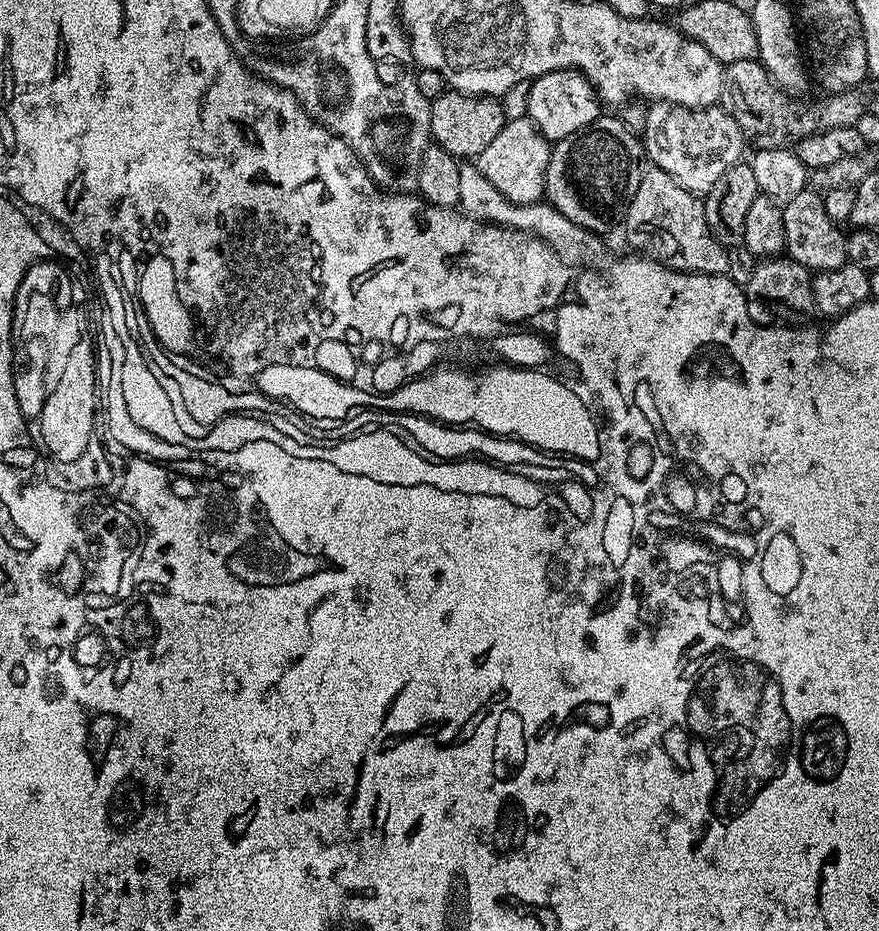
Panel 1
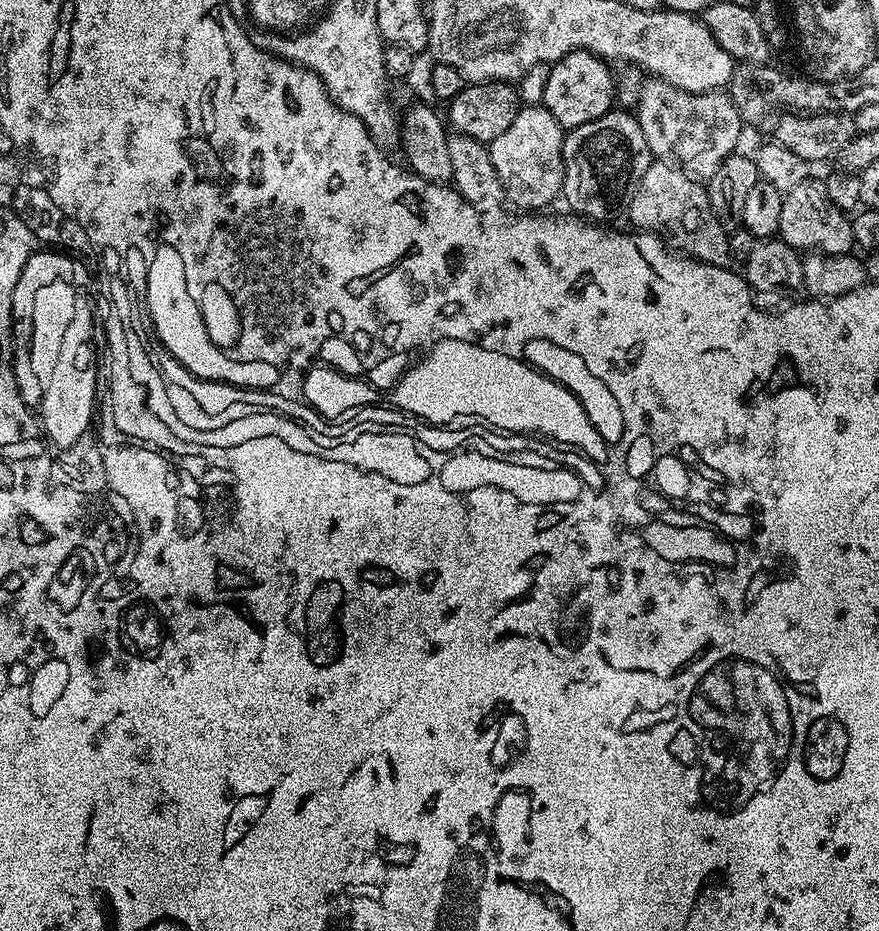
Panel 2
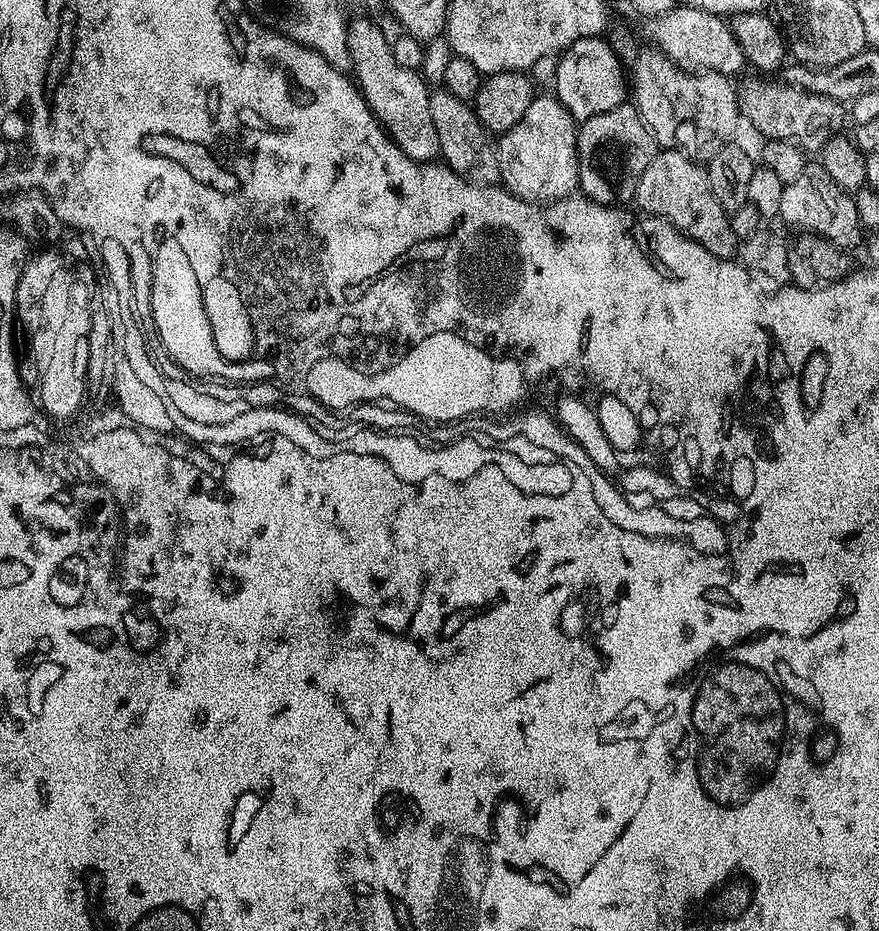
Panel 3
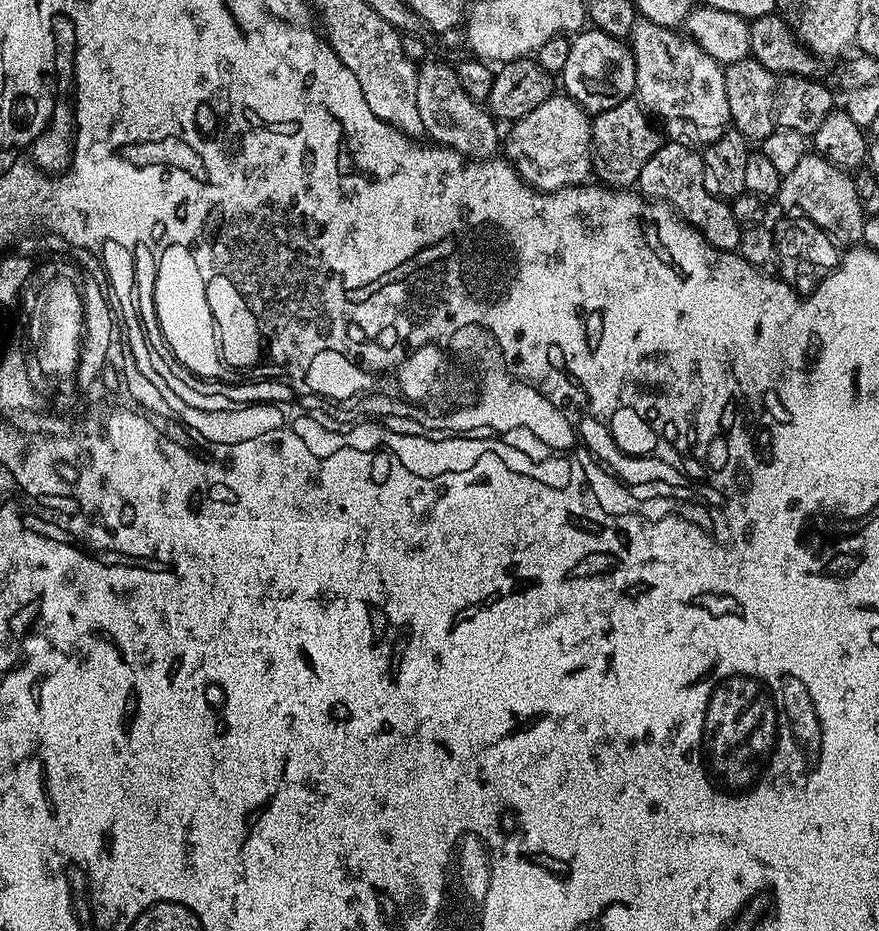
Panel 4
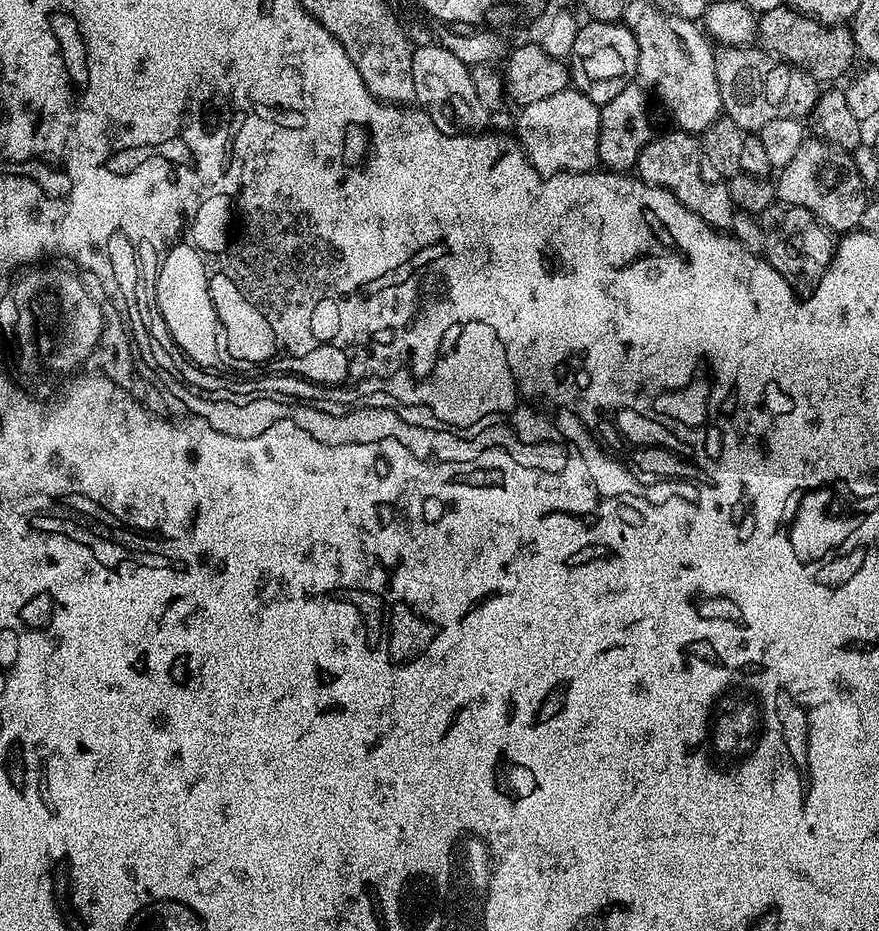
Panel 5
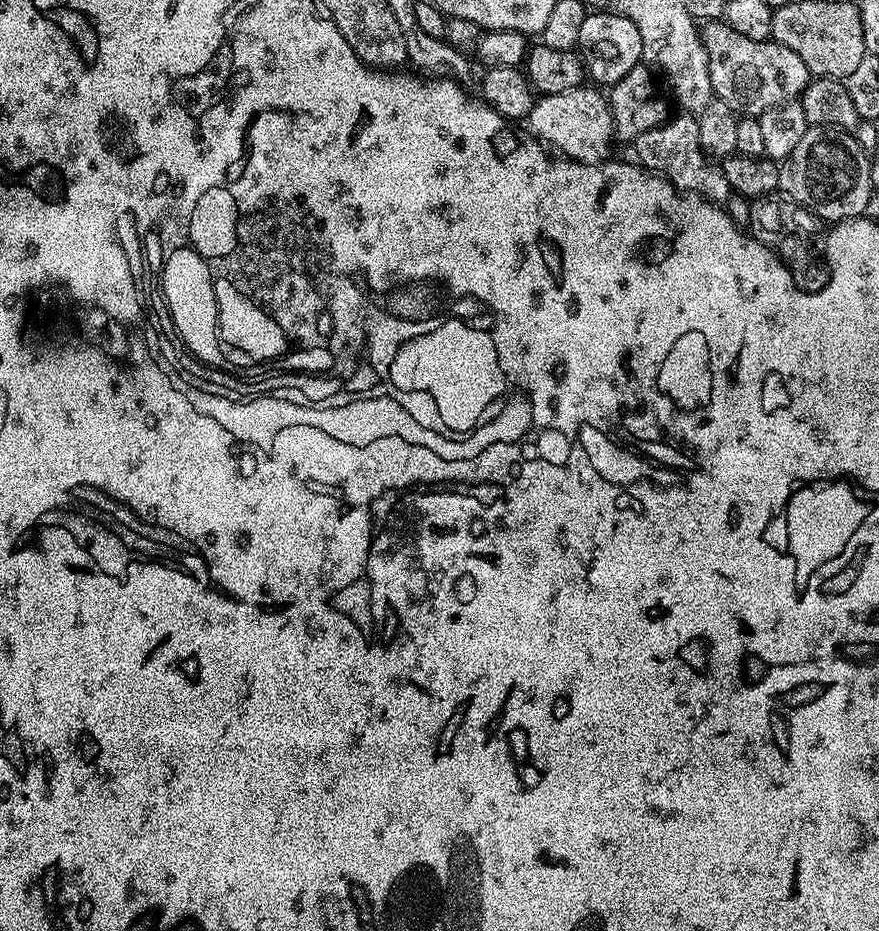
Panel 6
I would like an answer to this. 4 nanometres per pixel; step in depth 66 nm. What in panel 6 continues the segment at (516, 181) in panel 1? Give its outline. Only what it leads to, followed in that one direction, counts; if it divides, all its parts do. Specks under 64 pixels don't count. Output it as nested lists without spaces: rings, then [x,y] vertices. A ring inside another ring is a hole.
[[[592,86],[566,90],[562,94],[540,96],[526,119],[527,131],[545,145],[557,148],[561,157],[580,164],[599,164],[609,159],[608,147],[614,144],[612,110],[605,93]]]

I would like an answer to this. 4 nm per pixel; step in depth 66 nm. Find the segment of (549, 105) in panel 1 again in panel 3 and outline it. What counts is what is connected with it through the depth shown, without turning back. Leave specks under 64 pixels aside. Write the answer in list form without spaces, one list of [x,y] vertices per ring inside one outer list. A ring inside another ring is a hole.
[[[587,36],[559,53],[556,64],[554,95],[572,119],[583,122],[594,114],[606,114],[626,100],[626,68],[607,39]],[[560,60],[560,61],[559,61]]]

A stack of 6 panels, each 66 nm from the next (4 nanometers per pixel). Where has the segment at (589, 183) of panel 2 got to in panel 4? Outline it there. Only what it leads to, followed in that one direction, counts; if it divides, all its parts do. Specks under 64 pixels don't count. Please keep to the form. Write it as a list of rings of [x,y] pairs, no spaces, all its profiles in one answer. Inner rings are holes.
[[[635,99],[618,102],[605,112],[597,112],[592,121],[592,172],[601,185],[631,189],[642,174],[642,166],[658,151],[662,136],[651,128],[649,117]]]

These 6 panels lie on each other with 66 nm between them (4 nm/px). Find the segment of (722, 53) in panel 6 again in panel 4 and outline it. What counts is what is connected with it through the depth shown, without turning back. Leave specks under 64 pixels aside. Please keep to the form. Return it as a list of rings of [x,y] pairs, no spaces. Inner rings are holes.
[[[751,58],[727,65],[724,68],[724,77],[726,78],[726,102],[730,102],[732,115],[731,127],[752,142],[753,140],[762,142],[777,128],[789,128],[805,134],[814,133],[822,122],[822,118],[826,118],[826,114],[834,110],[832,92],[826,85],[819,84],[819,79],[771,72],[766,70],[766,66],[762,66],[757,60]]]

